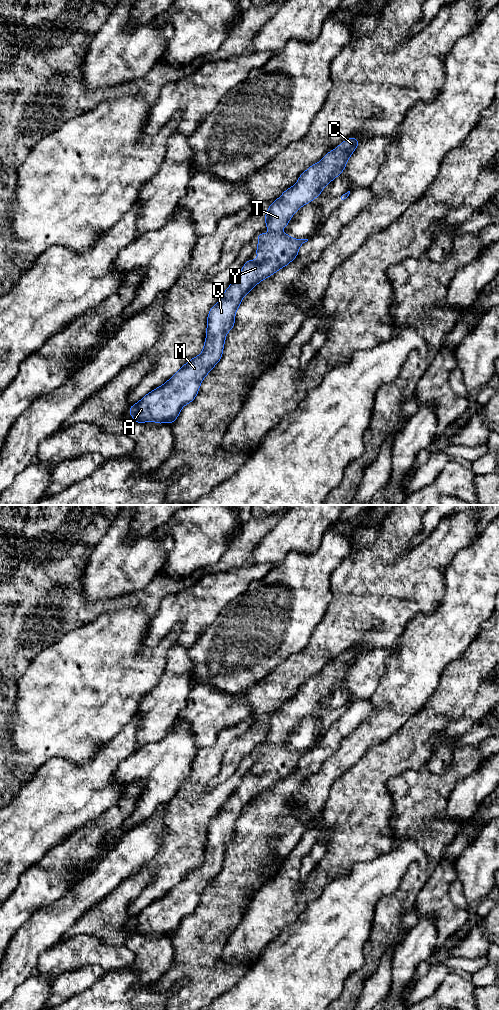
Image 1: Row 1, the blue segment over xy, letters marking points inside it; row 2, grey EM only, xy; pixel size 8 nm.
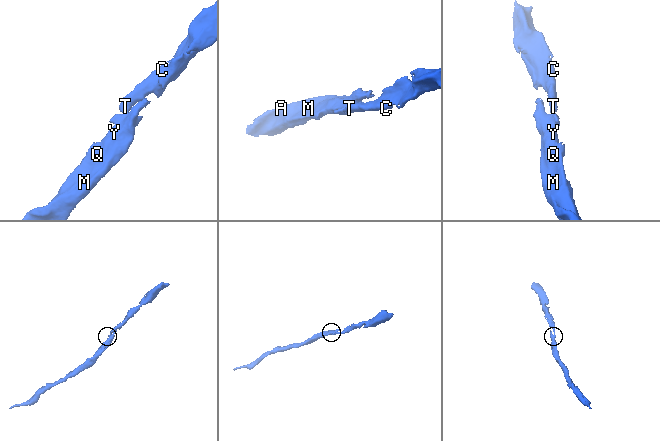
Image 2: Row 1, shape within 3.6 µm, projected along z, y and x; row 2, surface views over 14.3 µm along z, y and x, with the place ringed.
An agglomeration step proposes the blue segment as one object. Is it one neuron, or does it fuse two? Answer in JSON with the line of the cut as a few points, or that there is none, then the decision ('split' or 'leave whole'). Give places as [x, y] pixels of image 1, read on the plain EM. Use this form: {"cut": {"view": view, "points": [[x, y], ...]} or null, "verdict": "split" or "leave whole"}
{"cut": null, "verdict": "leave whole"}

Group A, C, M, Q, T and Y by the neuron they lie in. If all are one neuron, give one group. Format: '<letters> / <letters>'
A C M Q T Y

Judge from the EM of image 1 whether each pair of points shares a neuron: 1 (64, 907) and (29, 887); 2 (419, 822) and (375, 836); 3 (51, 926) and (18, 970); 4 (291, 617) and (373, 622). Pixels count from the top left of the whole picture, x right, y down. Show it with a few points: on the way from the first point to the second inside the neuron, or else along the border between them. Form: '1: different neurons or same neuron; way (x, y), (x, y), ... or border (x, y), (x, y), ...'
1: different neurons; border (72, 886), (63, 896), (39, 908), (34, 913)
2: different neurons; border (393, 808), (391, 828), (397, 841)
3: same neuron; way (40, 937), (22, 955), (21, 959)
4: different neurons; border (330, 597), (330, 602), (323, 618), (308, 639)

